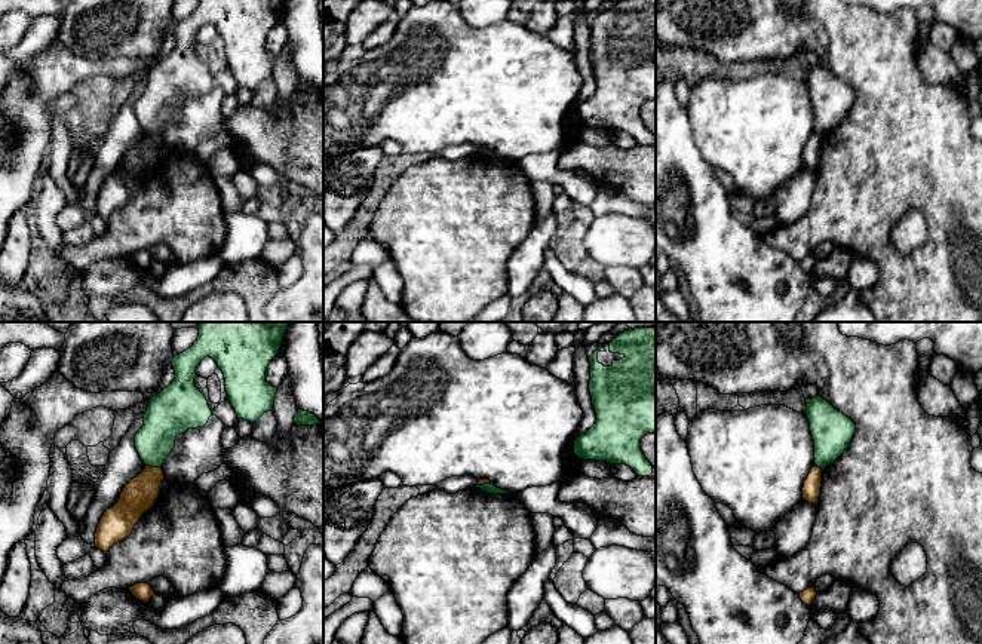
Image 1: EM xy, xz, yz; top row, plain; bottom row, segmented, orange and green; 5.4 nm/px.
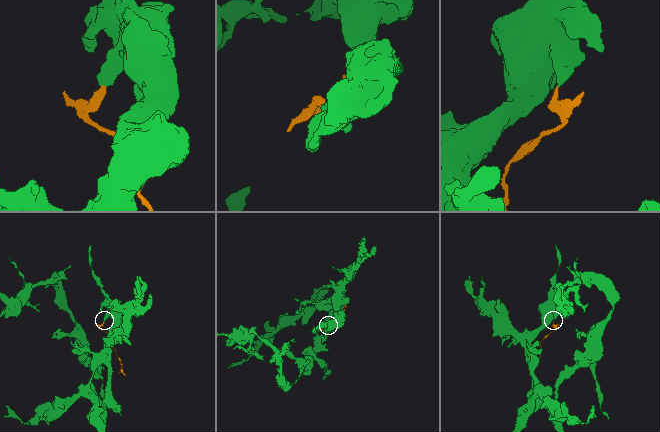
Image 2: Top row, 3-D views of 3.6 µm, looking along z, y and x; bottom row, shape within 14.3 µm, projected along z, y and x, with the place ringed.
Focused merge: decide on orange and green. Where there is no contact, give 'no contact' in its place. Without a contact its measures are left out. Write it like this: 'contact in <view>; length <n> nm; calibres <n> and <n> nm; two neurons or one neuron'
contact in xy; length 90 nm; calibres 180 and 200 nm; two neurons

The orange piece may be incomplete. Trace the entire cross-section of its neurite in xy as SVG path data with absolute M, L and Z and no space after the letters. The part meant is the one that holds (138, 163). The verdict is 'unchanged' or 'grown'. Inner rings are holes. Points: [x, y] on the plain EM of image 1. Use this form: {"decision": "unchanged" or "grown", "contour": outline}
{"decision": "unchanged", "contour": "M162 135L145 137L123 156L119 169L107 177L96 194L95 215L107 220L113 212L126 206L138 187L156 169L165 147Z"}

